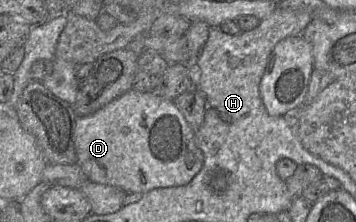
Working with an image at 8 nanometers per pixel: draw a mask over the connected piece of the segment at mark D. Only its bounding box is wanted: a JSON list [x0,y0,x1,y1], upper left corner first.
[74,89,203,193]

